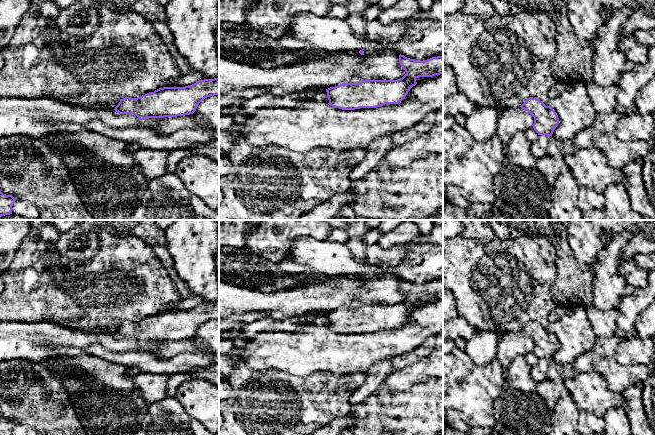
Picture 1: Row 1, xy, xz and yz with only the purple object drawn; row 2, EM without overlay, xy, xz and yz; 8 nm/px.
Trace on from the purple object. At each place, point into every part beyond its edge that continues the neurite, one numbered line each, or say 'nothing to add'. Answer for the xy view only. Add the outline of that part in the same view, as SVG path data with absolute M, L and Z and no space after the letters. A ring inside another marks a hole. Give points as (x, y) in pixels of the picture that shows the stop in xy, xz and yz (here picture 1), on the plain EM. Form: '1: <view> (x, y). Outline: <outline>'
nothing to add

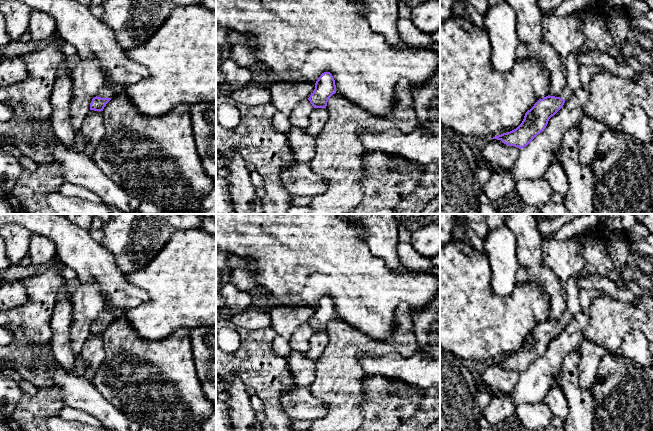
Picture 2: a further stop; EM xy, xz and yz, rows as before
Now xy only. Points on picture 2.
1: xy (107, 315). Outline: M105 308L98 314L96 320L101 322L112 322L118 317L118 315L119 314L116 311Z

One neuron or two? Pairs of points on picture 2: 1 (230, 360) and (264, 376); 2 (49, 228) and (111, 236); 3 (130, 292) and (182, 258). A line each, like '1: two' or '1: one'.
1: one
2: two
3: two

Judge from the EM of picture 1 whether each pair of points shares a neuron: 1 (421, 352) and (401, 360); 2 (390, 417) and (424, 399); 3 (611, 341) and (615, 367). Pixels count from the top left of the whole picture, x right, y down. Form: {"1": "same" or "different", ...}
{"1": "same", "2": "same", "3": "same"}

